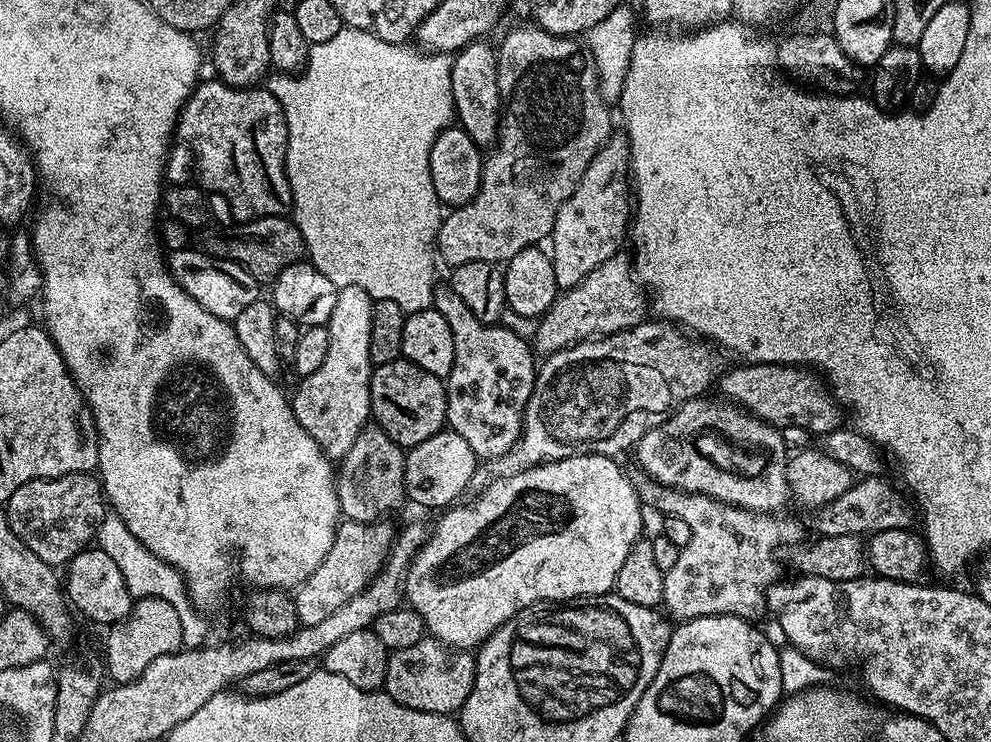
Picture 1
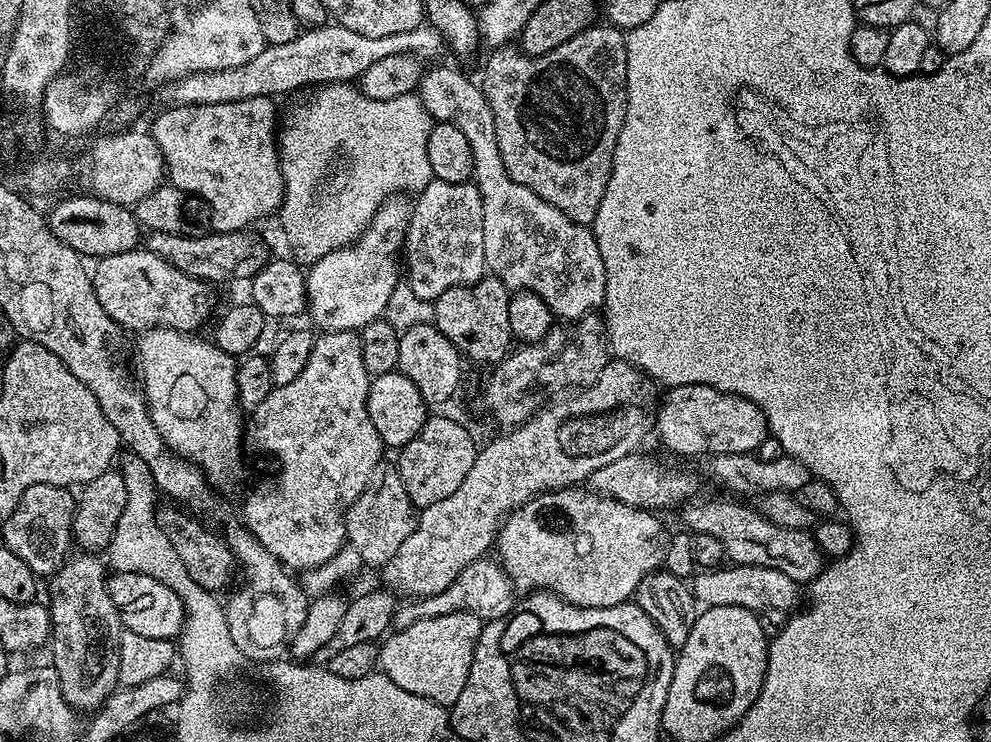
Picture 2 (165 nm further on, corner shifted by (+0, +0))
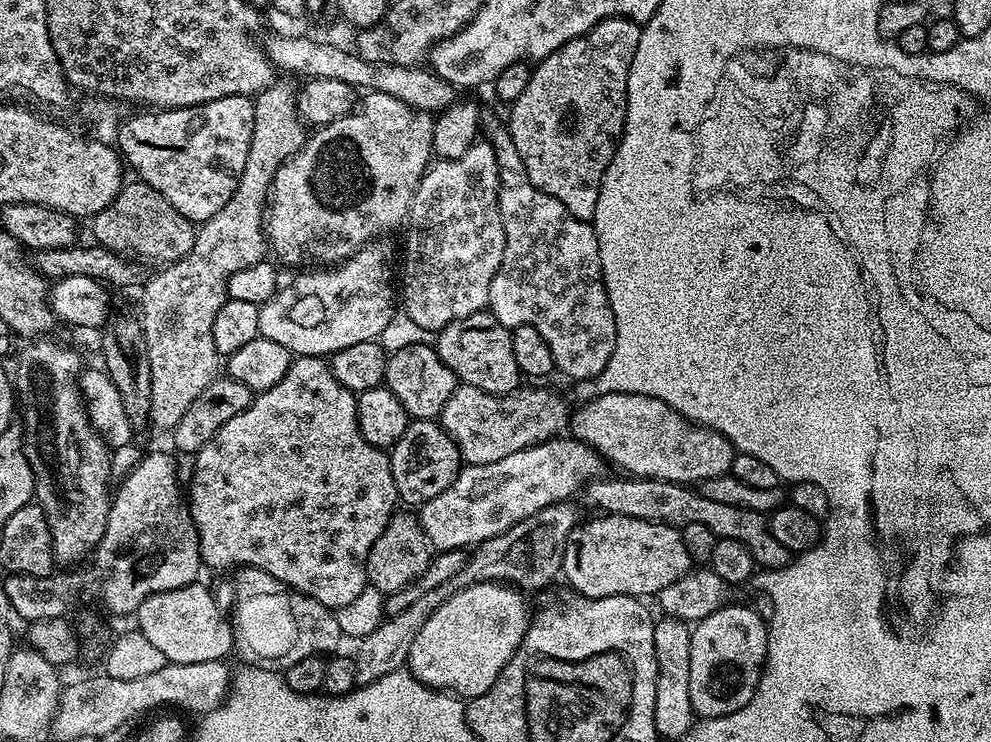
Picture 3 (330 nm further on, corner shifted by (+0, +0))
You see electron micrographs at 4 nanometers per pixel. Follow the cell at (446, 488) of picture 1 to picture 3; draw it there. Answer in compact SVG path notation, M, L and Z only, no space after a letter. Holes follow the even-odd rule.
M413 419L409 422L402 438L398 438L390 450L390 459L397 497L413 506L430 502L430 498L438 498L442 490L454 483L462 467L458 446L444 433L435 419Z

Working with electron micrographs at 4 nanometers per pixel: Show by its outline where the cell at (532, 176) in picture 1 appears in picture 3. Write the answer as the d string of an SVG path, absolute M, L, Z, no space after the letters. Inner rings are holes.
M611 16L609 20L599 20L583 36L576 36L573 40L567 40L561 48L554 50L544 60L539 61L531 69L526 88L522 90L522 94L518 94L518 98L511 101L510 104L512 113L508 116L508 132L512 135L509 136L510 142L516 147L519 163L521 165L524 163L523 175L534 187L541 188L543 192L550 194L550 198L558 198L558 202L562 202L562 206L566 206L566 210L570 210L570 214L574 214L574 218L579 220L591 221L595 217L600 183L608 168L608 163L612 161L612 156L616 152L616 145L620 137L624 135L624 119L628 109L628 71L632 65L634 54L638 50L640 29L641 25L637 21L627 20L624 16Z

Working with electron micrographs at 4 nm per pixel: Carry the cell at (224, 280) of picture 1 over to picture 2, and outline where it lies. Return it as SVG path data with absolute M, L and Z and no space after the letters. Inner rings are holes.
M143 246L122 254L110 254L95 261L90 275L94 294L102 302L102 310L121 329L133 328L136 334L150 328L177 328L180 332L195 333L196 328L212 312L212 288L207 280L182 274L170 262L158 258Z

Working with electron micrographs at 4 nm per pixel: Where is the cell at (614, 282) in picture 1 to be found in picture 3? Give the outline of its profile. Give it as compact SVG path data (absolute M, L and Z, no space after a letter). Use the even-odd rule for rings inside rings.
M457 383L454 394L450 394L439 414L438 423L458 446L465 465L489 464L563 433L560 431L570 424L570 407L562 397L544 388L520 386L504 396L495 396L481 388Z

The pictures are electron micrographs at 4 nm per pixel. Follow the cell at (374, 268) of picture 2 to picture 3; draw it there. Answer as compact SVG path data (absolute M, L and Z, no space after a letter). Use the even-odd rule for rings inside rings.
M372 242L358 248L339 266L318 268L316 272L300 275L290 286L281 287L276 295L259 307L260 336L286 346L296 356L330 356L357 342L379 339L382 330L396 312L392 292L394 296L386 254L382 247Z

